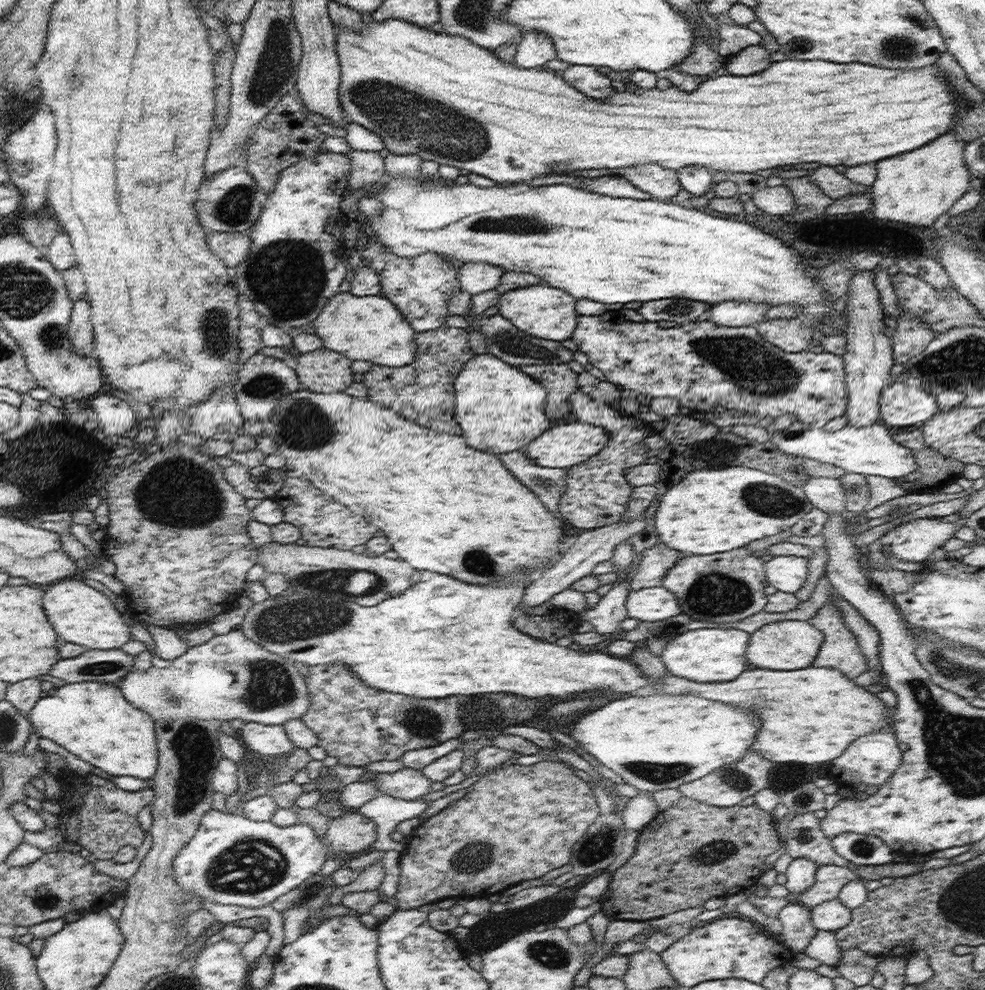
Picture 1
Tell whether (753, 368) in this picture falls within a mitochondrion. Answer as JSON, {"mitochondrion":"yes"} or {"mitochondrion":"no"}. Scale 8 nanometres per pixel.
{"mitochondrion":"yes"}

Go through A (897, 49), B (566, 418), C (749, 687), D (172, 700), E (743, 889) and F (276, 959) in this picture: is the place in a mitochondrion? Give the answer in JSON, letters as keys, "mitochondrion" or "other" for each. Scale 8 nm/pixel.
{"A":"mitochondrion","B":"other","C":"other","D":"mitochondrion","E":"other","F":"other"}

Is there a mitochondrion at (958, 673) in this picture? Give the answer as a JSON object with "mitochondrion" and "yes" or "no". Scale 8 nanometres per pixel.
{"mitochondrion":"yes"}

